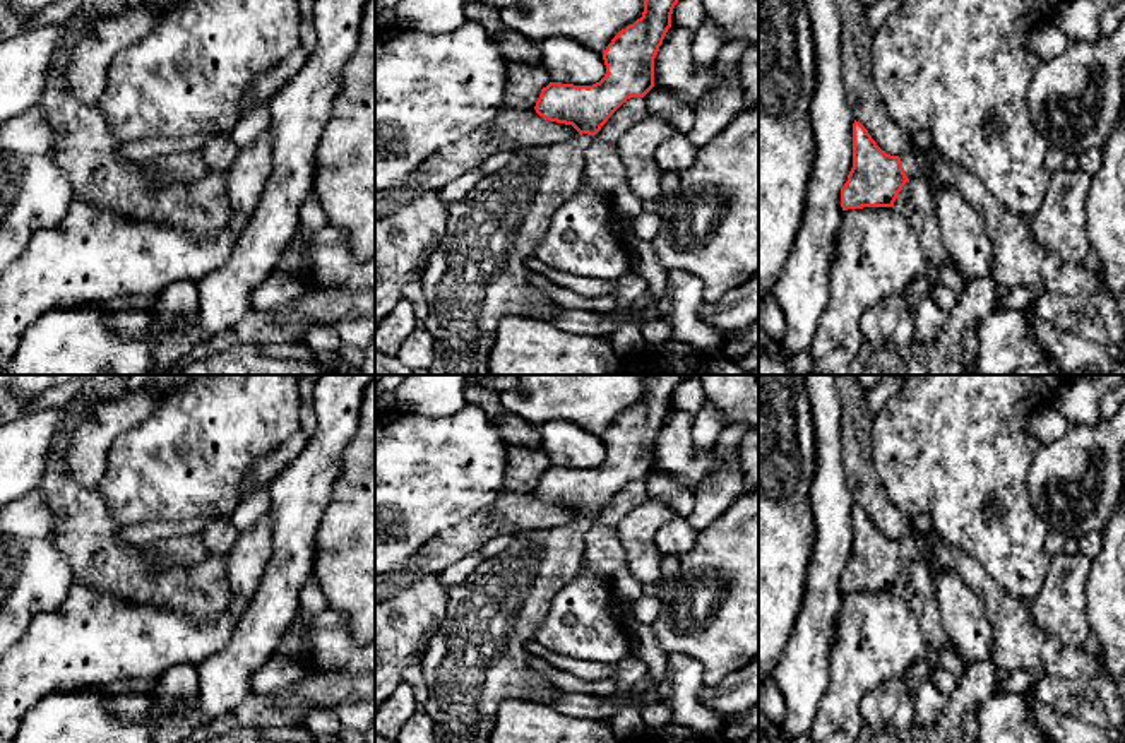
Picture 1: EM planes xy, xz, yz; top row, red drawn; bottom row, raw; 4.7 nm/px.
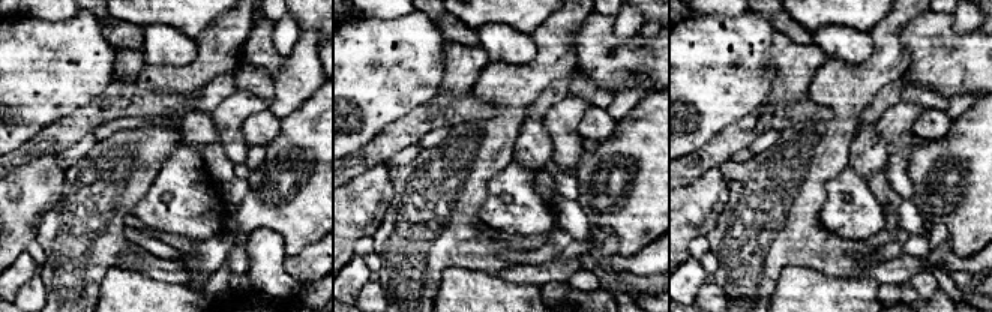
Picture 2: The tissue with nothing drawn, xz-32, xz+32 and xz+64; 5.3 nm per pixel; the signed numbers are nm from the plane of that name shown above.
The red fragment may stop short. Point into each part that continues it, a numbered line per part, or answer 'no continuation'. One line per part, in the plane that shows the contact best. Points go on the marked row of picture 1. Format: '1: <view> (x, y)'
1: yz (913, 168)

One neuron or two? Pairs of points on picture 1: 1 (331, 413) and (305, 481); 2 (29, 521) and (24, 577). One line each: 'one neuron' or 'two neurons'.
1: one neuron
2: one neuron

